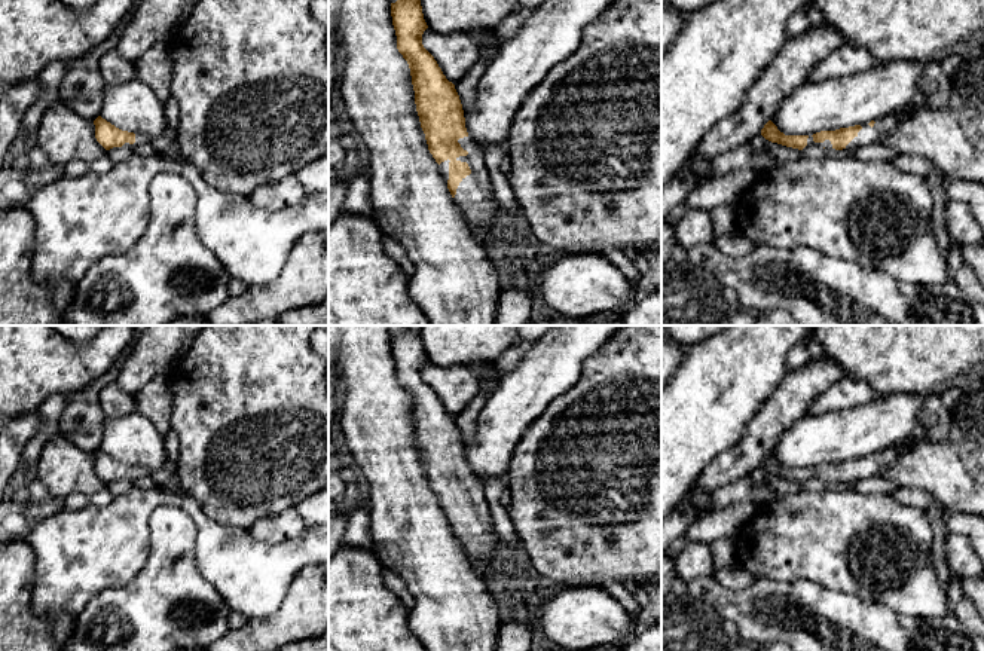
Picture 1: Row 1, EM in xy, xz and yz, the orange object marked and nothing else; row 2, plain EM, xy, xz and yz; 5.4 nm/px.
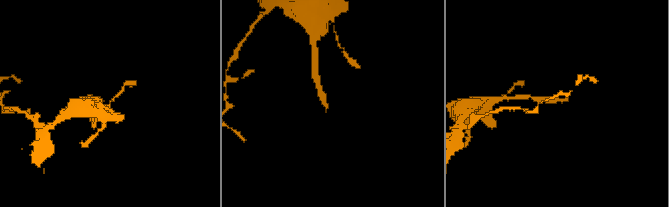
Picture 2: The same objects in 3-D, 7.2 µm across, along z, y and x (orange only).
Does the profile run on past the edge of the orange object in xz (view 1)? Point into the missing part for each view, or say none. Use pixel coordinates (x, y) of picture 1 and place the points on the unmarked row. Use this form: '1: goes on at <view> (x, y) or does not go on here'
1: goes on at xz (474, 529)

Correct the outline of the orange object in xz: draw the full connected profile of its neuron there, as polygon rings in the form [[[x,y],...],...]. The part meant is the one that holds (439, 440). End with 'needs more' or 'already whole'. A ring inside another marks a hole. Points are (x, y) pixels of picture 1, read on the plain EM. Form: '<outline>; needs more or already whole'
[[[404,326],[391,336],[391,349],[397,382],[410,401],[416,444],[428,483],[440,498],[453,535],[474,572],[482,577],[483,565],[501,566],[504,560],[504,547],[495,534],[485,485],[467,465],[455,418],[422,378],[428,358],[421,333]]]; needs more

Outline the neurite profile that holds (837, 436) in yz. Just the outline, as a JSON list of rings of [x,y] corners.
[[[890,394],[846,410],[834,410],[818,416],[806,413],[777,438],[771,455],[785,468],[813,468],[820,464],[870,456],[910,440],[922,407],[922,395]]]

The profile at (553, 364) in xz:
[[[556,326],[532,345],[511,372],[501,376],[479,415],[474,435],[464,444],[467,465],[482,483],[507,480],[510,459],[528,427],[554,398],[577,385],[584,361],[623,327],[626,326]]]

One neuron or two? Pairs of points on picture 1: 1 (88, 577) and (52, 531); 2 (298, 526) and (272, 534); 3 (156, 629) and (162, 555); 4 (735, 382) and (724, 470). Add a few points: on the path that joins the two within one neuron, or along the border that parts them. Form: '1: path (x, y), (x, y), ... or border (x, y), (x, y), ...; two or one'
1: path (86, 564), (81, 552), (66, 544); one
2: path (292, 526), (278, 528); one
3: path (161, 611), (162, 572); one
4: border (748, 422), (743, 434), (700, 473); two

